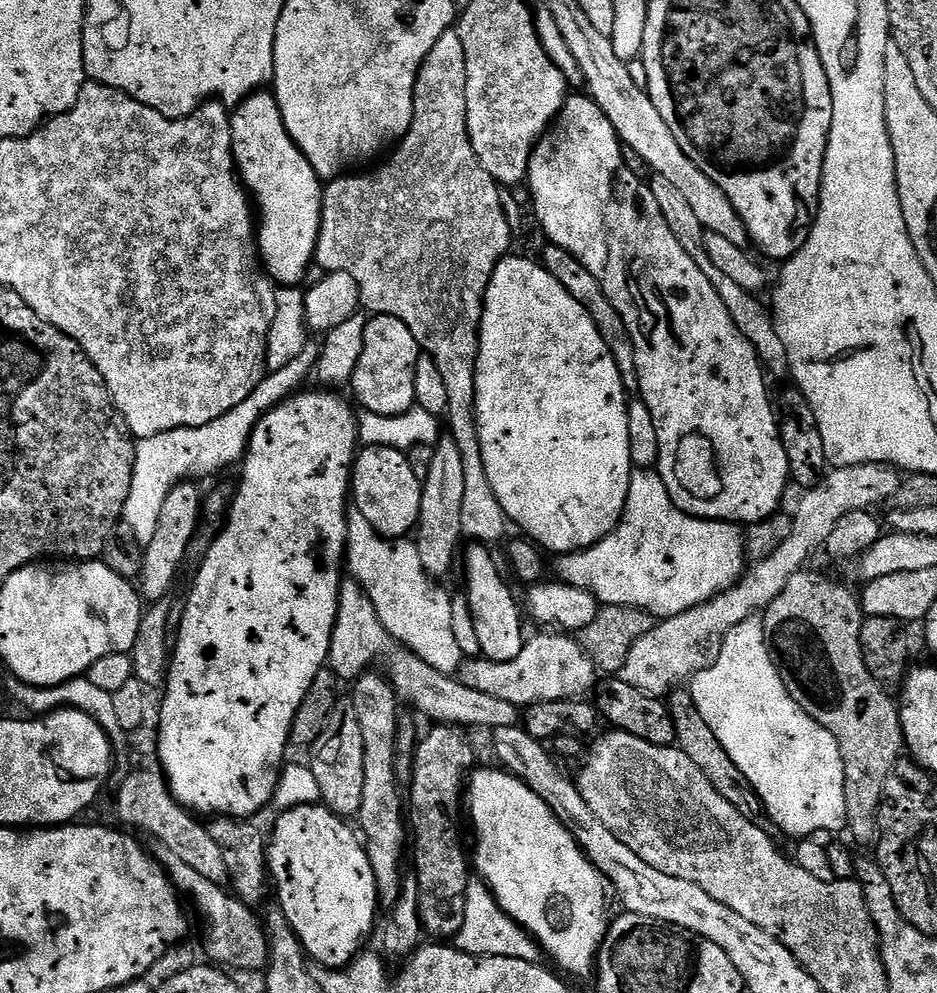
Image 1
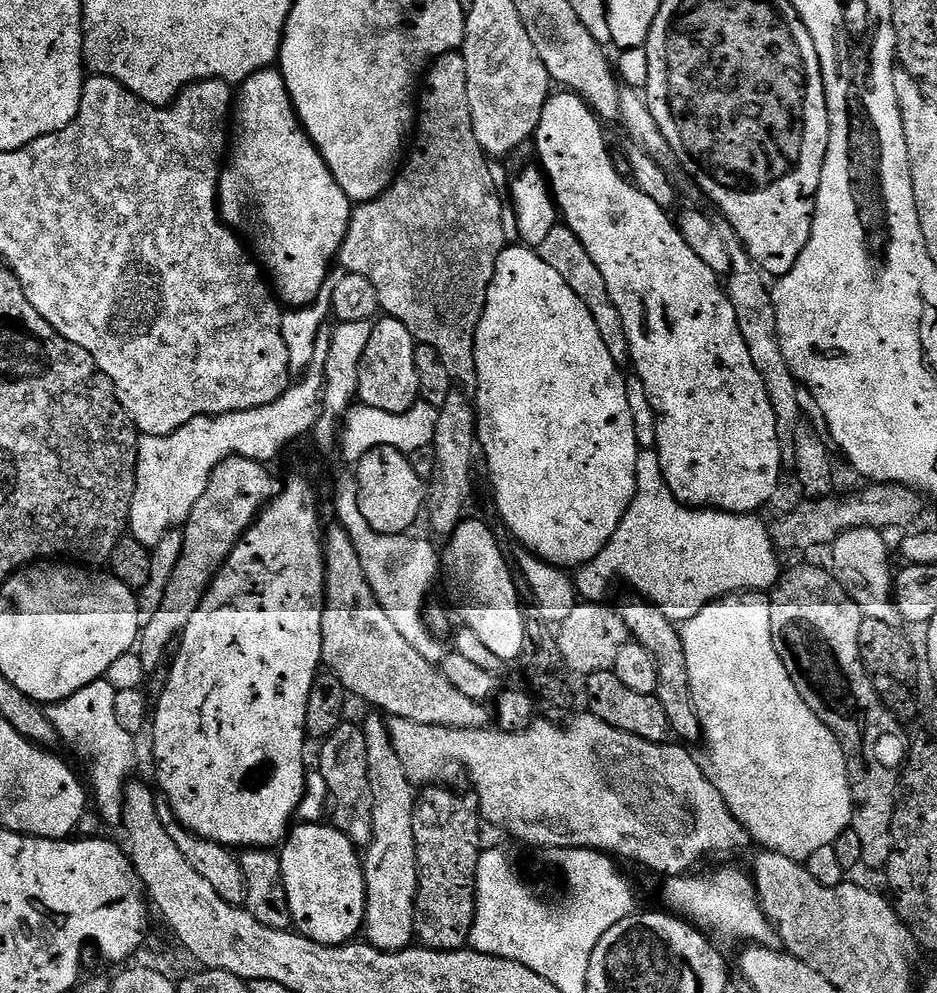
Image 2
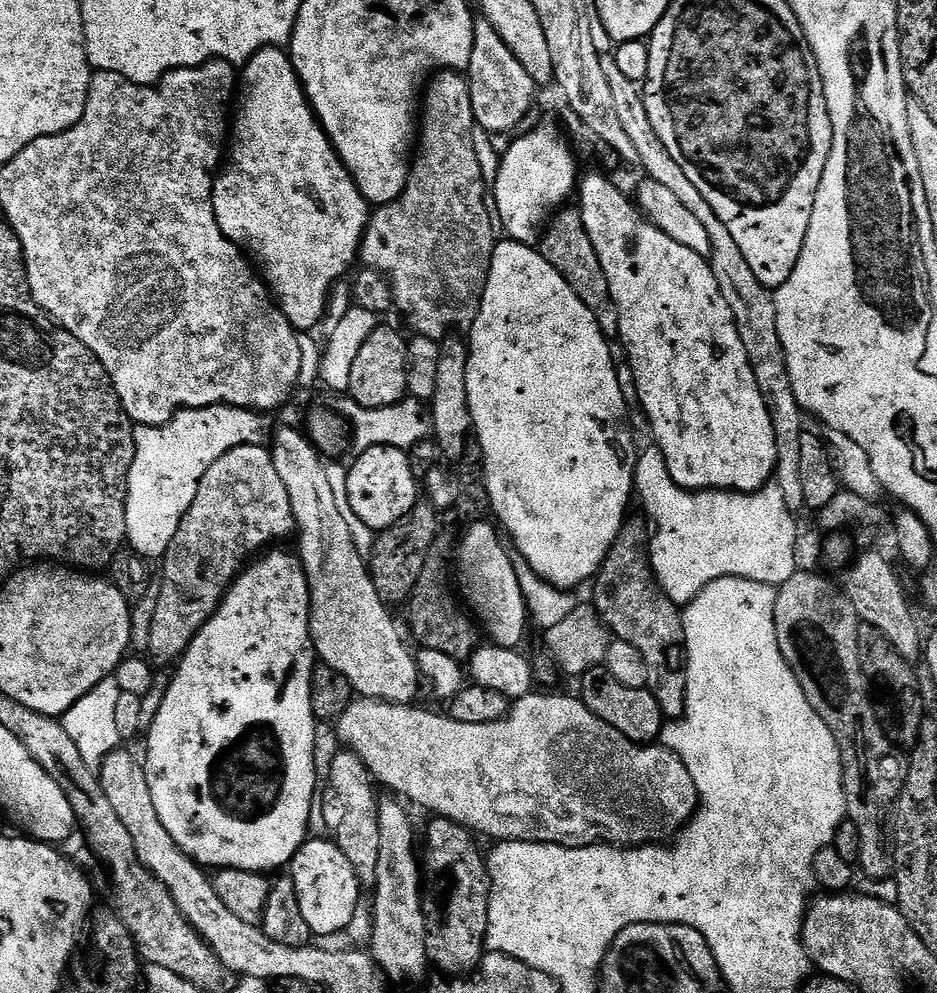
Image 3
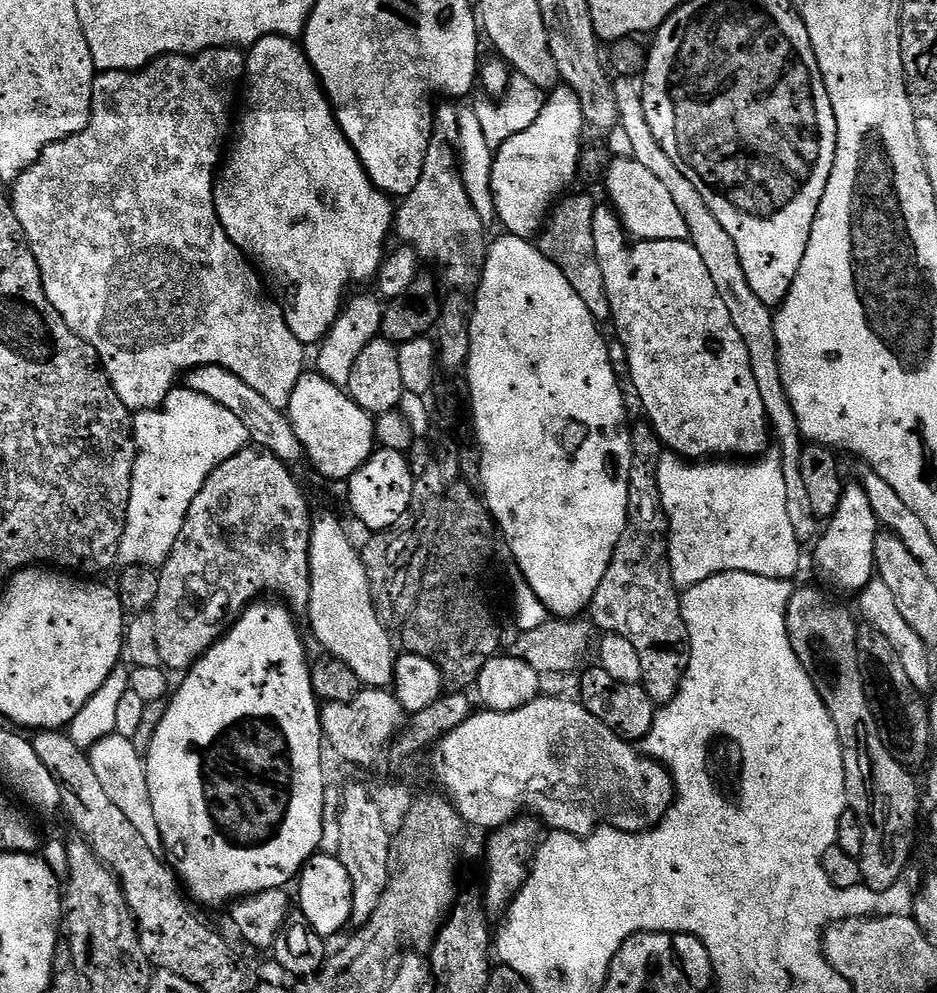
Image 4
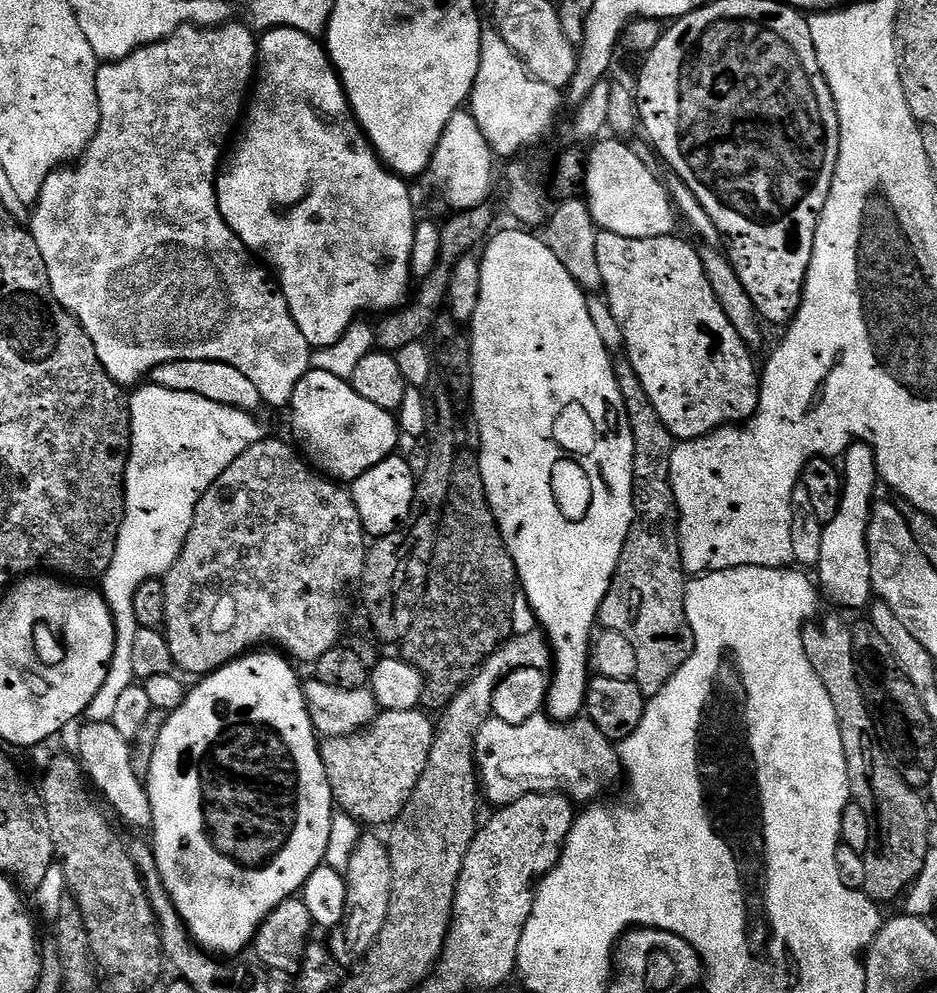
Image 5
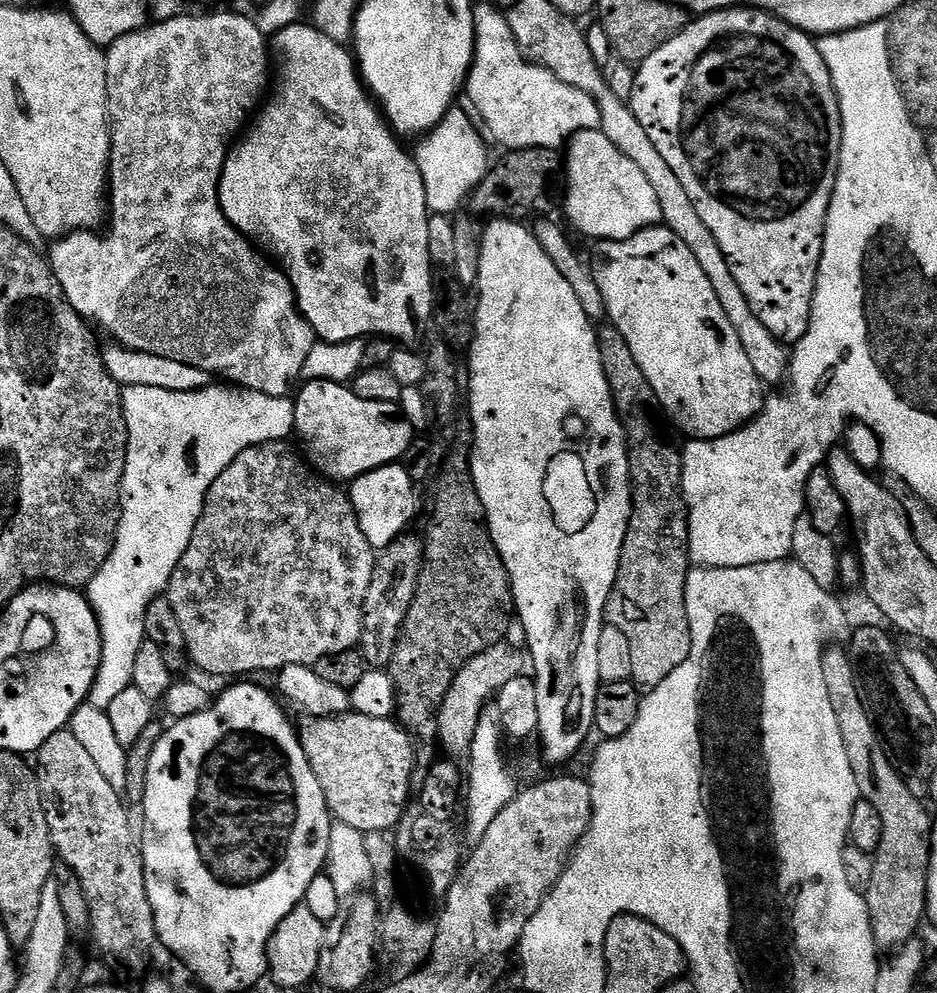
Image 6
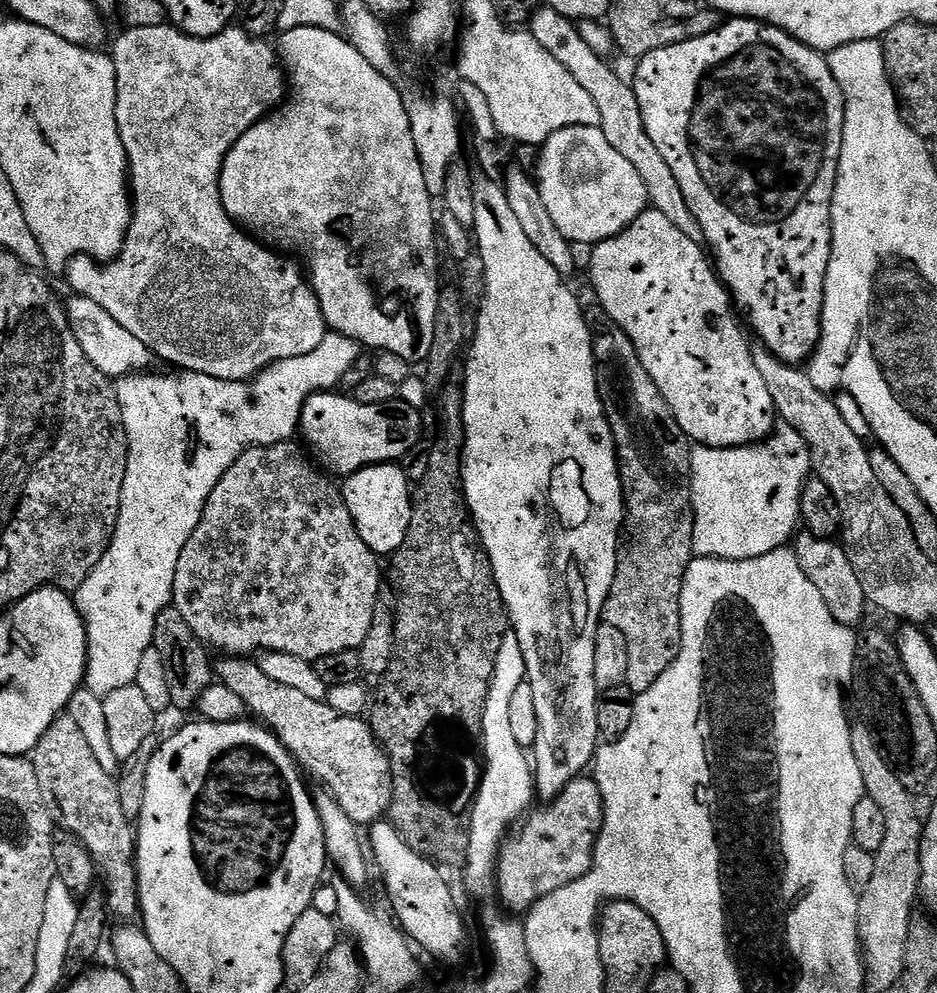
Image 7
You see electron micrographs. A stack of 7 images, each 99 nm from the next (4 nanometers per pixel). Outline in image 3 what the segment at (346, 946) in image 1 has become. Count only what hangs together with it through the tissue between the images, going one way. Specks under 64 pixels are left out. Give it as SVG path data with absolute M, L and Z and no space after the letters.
M309 838L296 852L290 865L290 879L302 906L302 918L317 937L332 936L352 924L360 904L362 885L354 874L354 866L346 862L346 854L328 838Z

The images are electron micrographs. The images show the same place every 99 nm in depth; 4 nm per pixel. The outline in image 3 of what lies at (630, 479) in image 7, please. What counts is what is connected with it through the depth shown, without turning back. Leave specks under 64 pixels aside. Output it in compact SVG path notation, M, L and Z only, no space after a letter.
M629 519L620 529L618 538L612 543L612 549L608 551L608 557L604 559L604 564L594 577L590 600L596 613L604 619L604 625L608 627L609 633L615 639L630 642L630 646L634 646L634 650L642 654L642 662L646 662L646 674L648 675L647 687L650 694L654 694L654 699L658 701L665 721L671 722L681 719L686 710L688 648L684 645L684 618L681 609L660 589L660 584L652 573L652 565L648 562L647 553L650 532L645 521L640 520Z

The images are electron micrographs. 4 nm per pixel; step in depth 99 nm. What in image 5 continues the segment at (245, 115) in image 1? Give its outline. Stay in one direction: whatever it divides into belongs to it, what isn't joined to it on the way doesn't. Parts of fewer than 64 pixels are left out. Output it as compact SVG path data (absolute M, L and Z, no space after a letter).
M270 28L258 40L258 75L254 80L254 91L250 96L250 103L246 108L248 129L244 132L244 141L236 152L228 172L221 171L216 182L216 197L220 203L220 212L224 221L232 227L234 233L244 247L253 254L265 256L276 267L274 271L278 287L283 292L290 314L302 330L302 338L306 338L308 347L317 350L334 346L348 332L350 325L357 322L359 312L387 313L405 303L409 295L408 280L413 279L411 270L411 251L414 250L415 230L418 223L416 208L412 205L412 192L405 181L396 173L385 168L383 160L376 155L371 144L368 143L364 131L349 115L348 96L344 87L340 85L340 73L332 67L328 58L327 47L317 37L307 36L293 28Z

